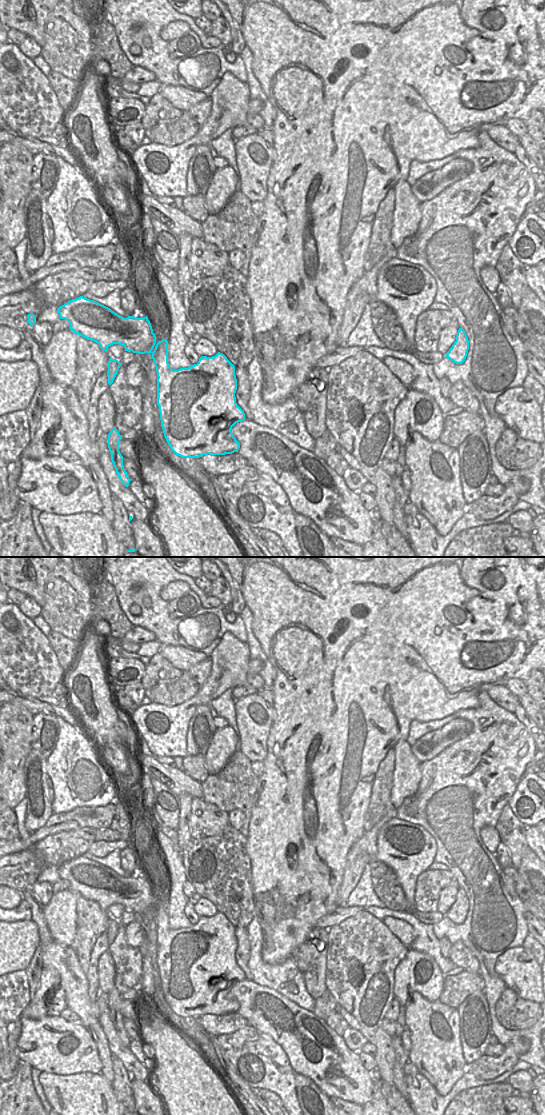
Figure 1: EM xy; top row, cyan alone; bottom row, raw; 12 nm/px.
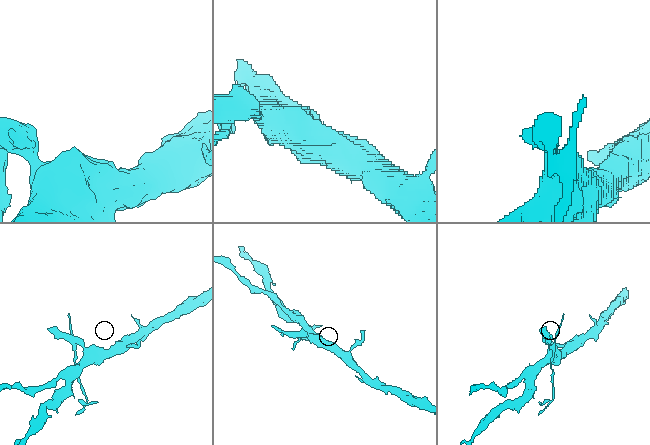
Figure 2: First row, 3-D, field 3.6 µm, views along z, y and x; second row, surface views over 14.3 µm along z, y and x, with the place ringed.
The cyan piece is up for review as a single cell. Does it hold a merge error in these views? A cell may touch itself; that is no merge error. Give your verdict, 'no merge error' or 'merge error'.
merge error

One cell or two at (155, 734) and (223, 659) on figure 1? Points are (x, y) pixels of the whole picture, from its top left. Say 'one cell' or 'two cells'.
one cell

